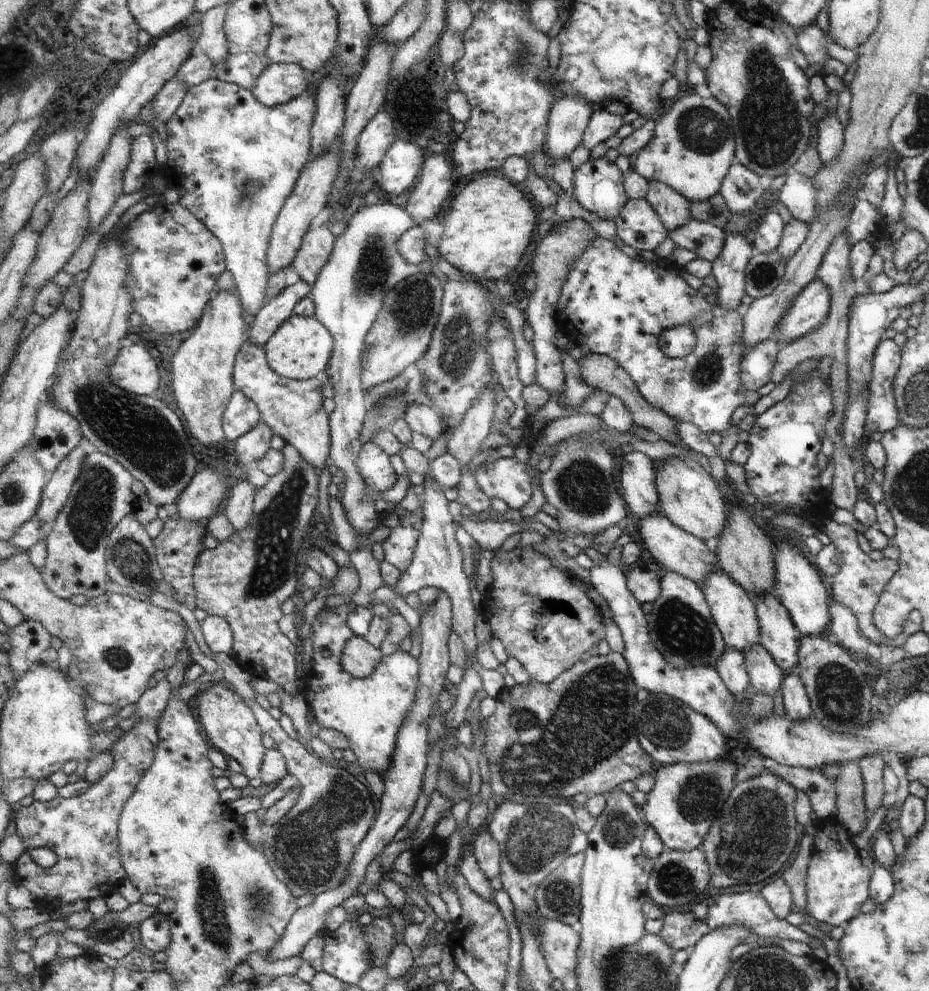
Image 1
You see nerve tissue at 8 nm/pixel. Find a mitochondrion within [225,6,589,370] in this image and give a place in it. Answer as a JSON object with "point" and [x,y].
{"point":[375,263]}

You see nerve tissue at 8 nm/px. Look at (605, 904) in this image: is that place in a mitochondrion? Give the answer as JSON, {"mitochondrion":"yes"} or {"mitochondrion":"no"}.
{"mitochondrion":"no"}

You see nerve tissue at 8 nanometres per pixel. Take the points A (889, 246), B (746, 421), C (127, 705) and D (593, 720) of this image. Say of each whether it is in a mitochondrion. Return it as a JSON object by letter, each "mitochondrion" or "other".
{"A":"other","B":"other","C":"other","D":"mitochondrion"}

